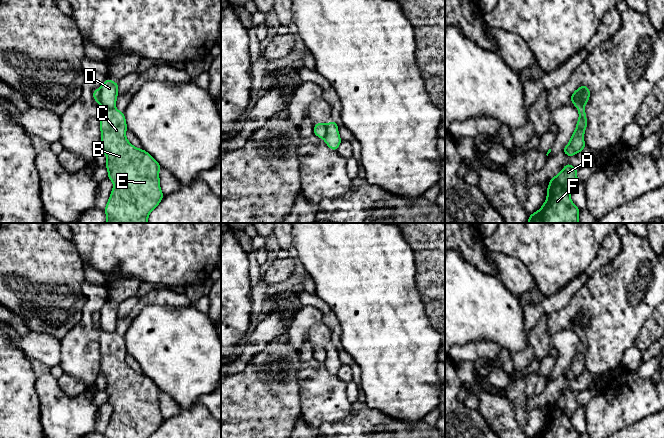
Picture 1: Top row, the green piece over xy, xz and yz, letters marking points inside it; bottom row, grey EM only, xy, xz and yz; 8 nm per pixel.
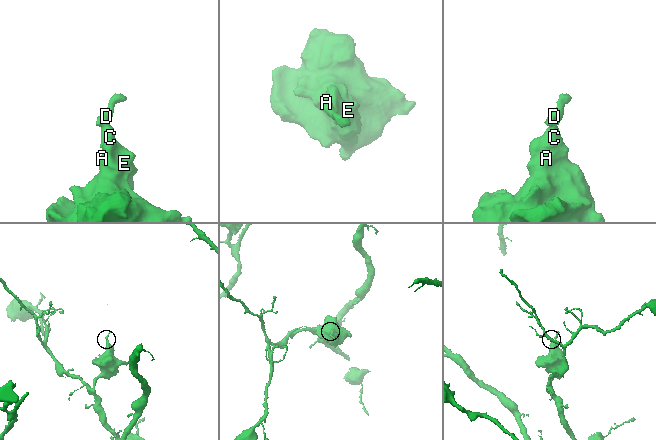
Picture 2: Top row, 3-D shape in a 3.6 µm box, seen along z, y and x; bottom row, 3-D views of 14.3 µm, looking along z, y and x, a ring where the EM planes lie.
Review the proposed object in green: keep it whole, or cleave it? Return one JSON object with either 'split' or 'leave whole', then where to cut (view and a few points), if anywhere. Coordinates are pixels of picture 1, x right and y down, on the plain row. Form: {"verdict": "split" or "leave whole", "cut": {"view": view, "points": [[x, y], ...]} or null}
{"verdict": "split", "cut": {"view": "yz", "points": [[572, 318], [580, 322], [583, 330]]}}

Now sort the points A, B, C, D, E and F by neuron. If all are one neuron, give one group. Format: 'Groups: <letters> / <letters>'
Groups: A B C E F / D

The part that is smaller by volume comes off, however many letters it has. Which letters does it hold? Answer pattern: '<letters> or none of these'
D

